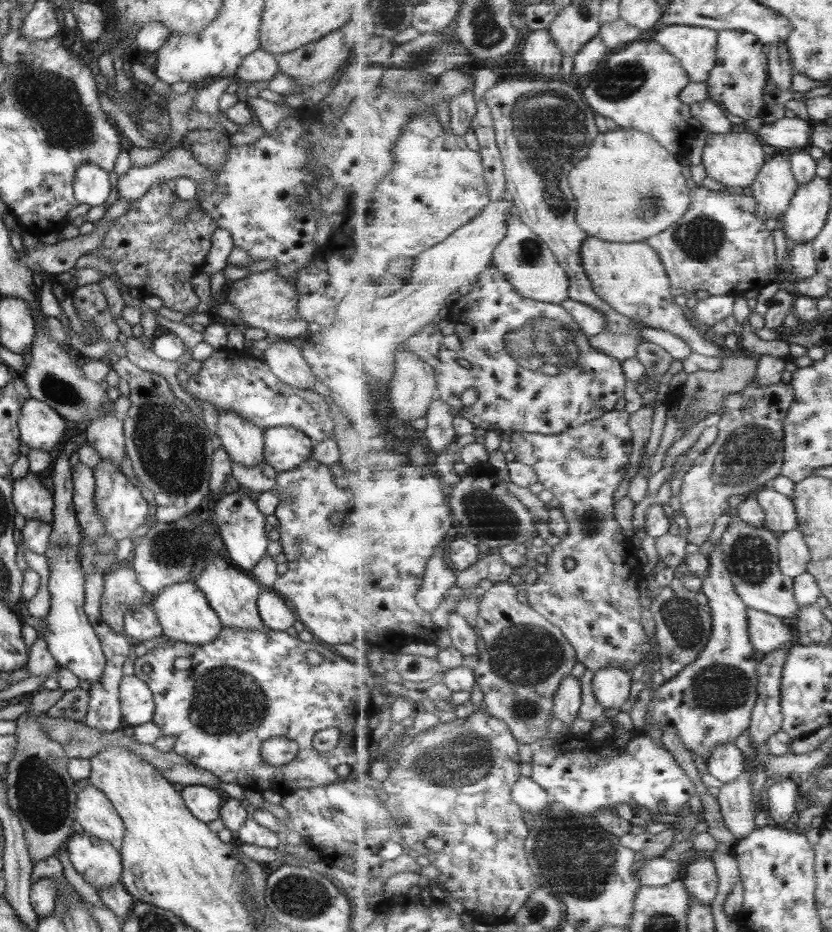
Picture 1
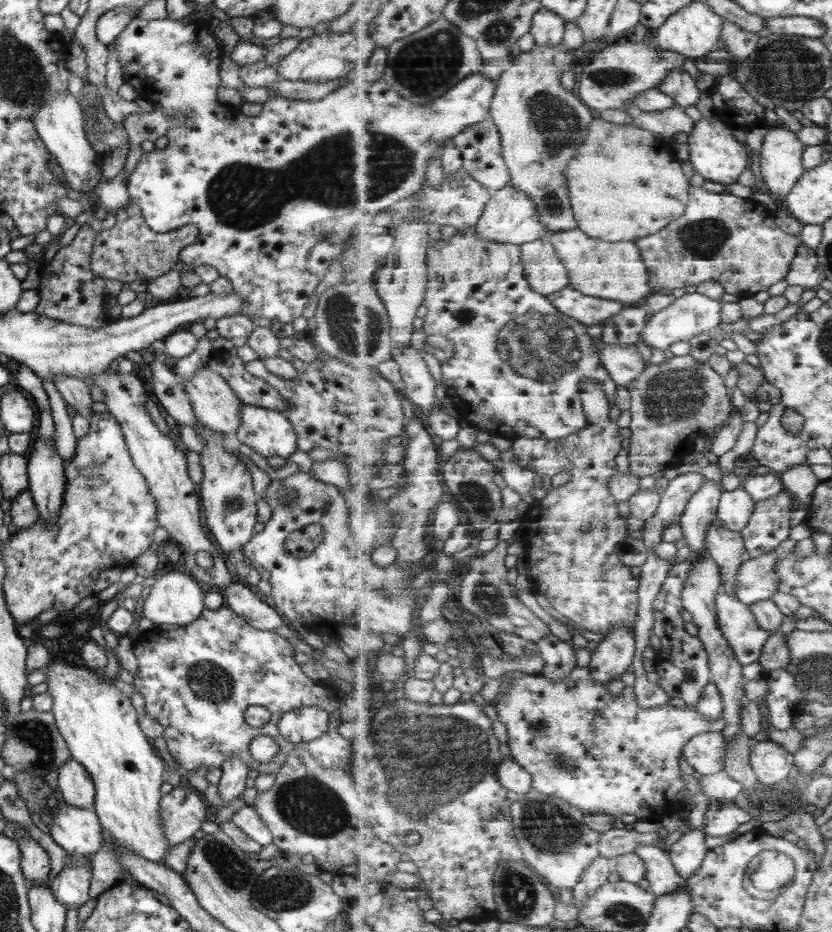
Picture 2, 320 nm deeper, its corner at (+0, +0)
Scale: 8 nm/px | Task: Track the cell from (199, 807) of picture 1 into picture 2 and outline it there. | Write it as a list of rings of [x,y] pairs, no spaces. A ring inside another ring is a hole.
[[[173,787],[158,802],[159,827],[168,846],[177,846],[193,837],[205,822],[205,805],[192,788]]]

